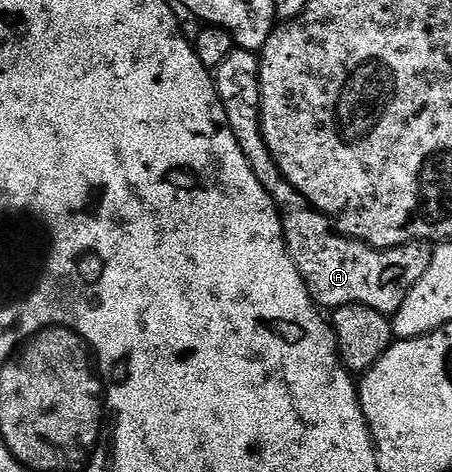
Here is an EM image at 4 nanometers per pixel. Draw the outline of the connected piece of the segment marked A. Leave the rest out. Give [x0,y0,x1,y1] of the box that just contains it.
[214,48,433,316]

